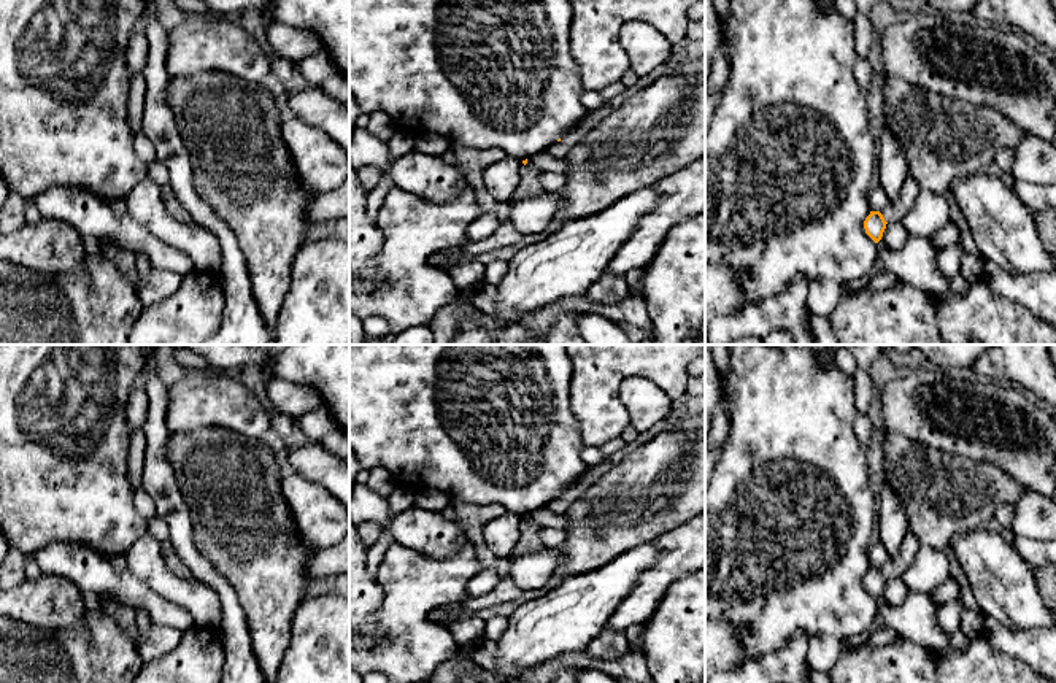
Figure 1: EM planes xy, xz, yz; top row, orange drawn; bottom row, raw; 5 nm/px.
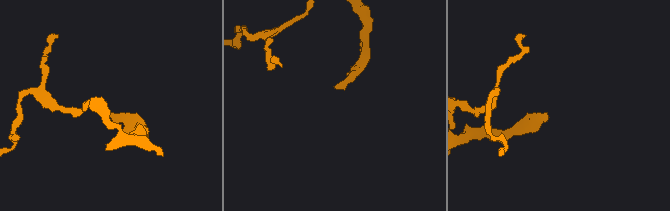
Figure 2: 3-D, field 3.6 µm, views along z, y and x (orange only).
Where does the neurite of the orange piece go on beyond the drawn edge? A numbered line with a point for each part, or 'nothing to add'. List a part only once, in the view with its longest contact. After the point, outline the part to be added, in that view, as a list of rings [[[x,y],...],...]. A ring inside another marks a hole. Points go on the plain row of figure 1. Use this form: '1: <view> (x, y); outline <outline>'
1: yz (896, 566); outline [[[907,532],[902,543],[899,554],[896,558],[889,558],[888,562],[881,567],[886,578],[904,577],[905,570],[913,564],[916,553],[919,550],[918,538]]]

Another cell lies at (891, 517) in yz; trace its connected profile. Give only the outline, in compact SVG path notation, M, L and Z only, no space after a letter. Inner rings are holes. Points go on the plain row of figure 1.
M886 478L877 504L877 529L888 556L896 558L900 543L908 532L908 516L902 496L888 483Z

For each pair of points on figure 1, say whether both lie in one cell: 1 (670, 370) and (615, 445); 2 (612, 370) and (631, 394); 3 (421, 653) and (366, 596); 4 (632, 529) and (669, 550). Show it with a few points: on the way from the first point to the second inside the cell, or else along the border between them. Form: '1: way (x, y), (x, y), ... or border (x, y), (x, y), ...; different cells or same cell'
1: border (620, 436), (605, 440), (599, 447); different cells
2: border (647, 377), (628, 377), (621, 385), (628, 420); different cells
3: border (375, 578), (383, 593), (383, 604), (366, 623); different cells
4: border (686, 520), (651, 542); different cells

